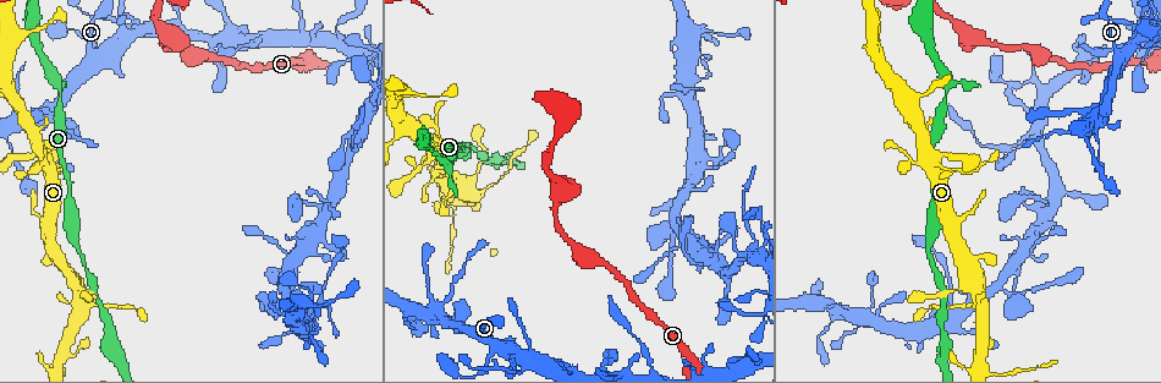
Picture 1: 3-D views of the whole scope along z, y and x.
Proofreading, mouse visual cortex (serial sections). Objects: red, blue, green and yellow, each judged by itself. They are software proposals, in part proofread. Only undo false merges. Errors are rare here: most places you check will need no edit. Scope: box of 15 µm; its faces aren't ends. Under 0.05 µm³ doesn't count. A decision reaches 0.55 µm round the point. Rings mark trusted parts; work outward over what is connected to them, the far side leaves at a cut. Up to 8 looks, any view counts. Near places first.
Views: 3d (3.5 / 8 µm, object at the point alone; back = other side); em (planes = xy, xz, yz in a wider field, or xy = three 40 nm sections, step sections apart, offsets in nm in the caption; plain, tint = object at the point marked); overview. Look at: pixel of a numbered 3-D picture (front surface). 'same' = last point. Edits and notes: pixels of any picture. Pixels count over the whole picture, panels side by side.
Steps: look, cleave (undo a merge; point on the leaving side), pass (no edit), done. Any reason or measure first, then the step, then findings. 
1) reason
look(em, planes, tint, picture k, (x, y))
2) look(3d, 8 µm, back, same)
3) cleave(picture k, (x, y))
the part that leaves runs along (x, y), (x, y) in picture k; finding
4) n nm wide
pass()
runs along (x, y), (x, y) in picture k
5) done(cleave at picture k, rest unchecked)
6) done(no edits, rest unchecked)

a fork
look(3d, 3.5 µm, back, picture 1, (409, 308))

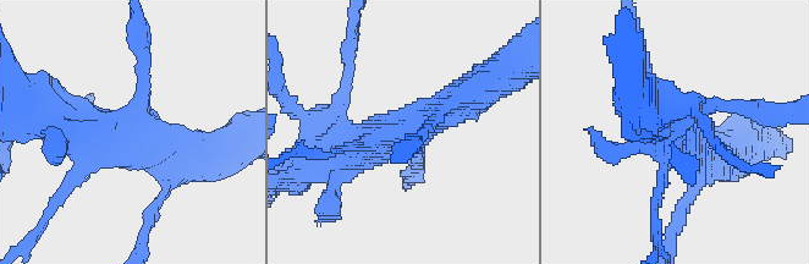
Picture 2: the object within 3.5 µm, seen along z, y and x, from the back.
now the EM
look(em, xy, step 3, plain, picture 2, (403, 129))

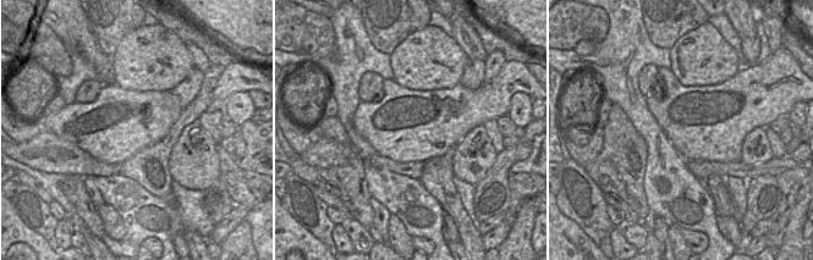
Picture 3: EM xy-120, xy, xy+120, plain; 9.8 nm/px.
look(em, xy, step 3, tint, same)

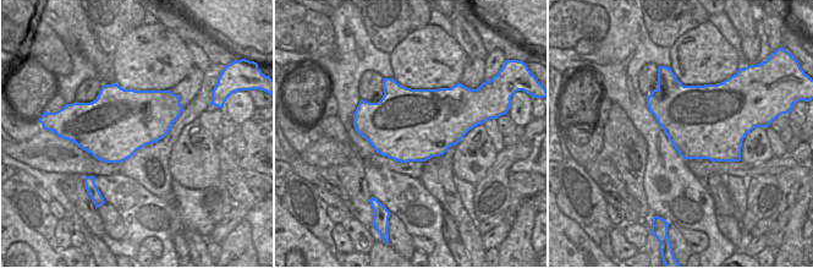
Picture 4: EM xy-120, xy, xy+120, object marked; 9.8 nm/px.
700 nm wide
pass()
runs along (53, 119), (169, 182) in picture 2; one cell here

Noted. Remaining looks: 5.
sharp bend
look(em, xy, step 1, tint, picture 1, (979, 41))

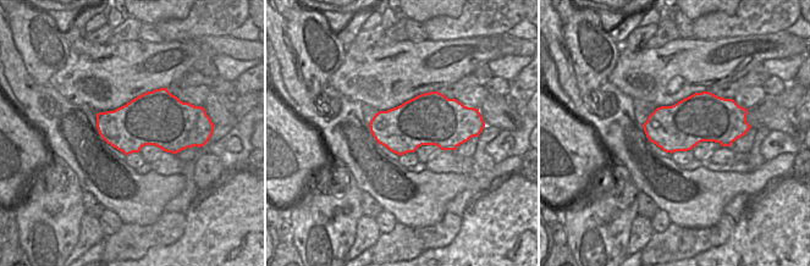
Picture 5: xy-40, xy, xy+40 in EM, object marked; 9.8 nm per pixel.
see where the arms go
look(3d, 3.5 µm, same)

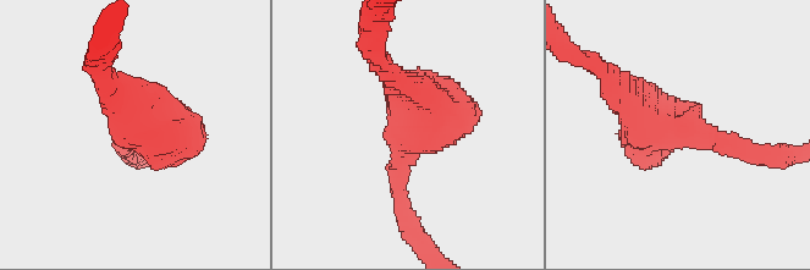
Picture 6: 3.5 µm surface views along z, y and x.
pass()
runs along (401, 180), (435, 95) in picture 6; one cell here

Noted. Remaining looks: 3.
arms part here
look(3d, 3.5 µm, back, picture 1, (86, 303))

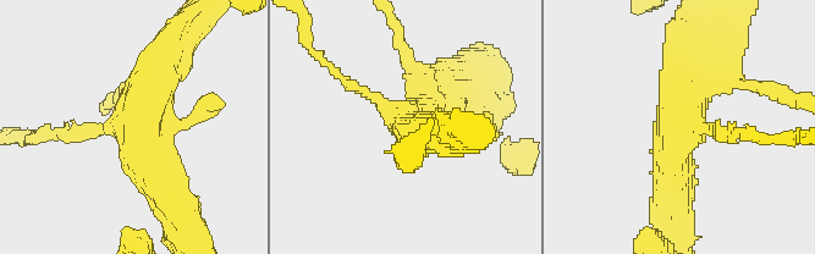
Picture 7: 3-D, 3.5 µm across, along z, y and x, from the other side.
look(em, xy, step 2, tint, picture 7, (124, 126))

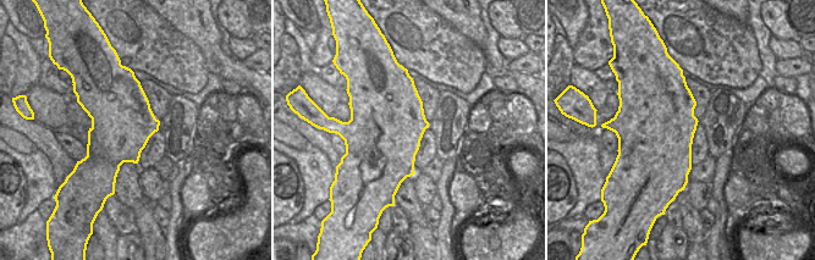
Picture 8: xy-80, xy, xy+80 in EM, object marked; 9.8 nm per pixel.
pass()
runs along (700, 51), (675, 122), (672, 194) in picture 7; continuous, no second cell

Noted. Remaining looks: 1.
done(no edits, rest unchecked)

